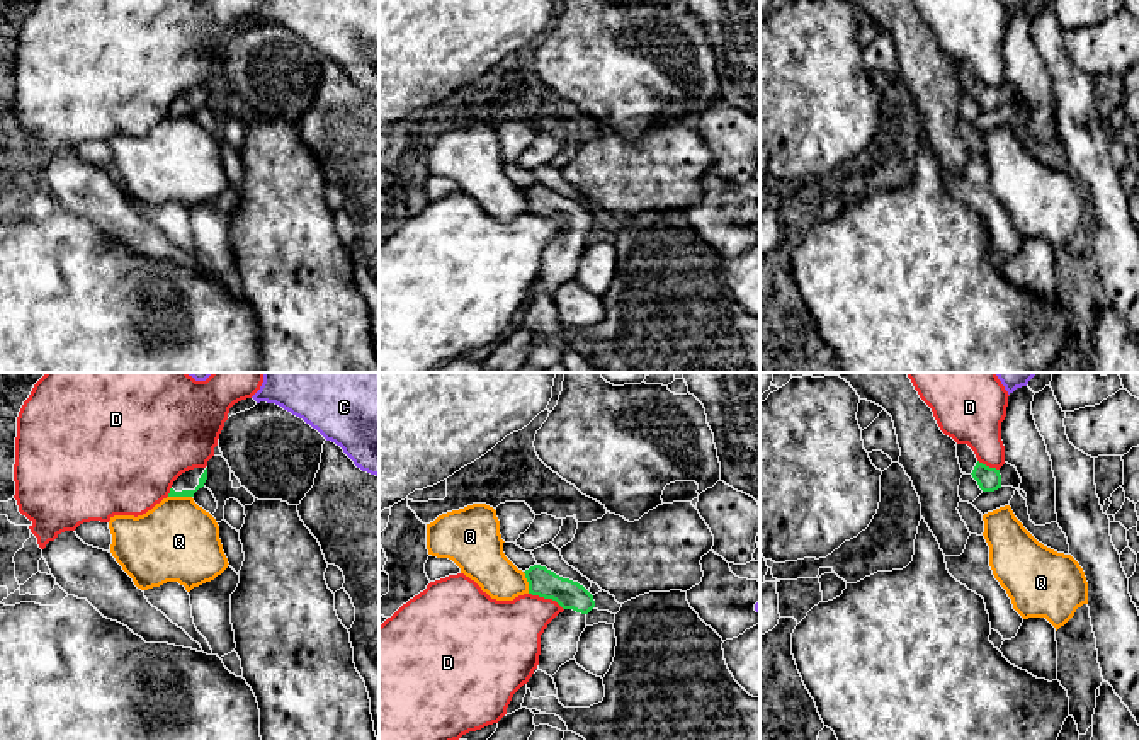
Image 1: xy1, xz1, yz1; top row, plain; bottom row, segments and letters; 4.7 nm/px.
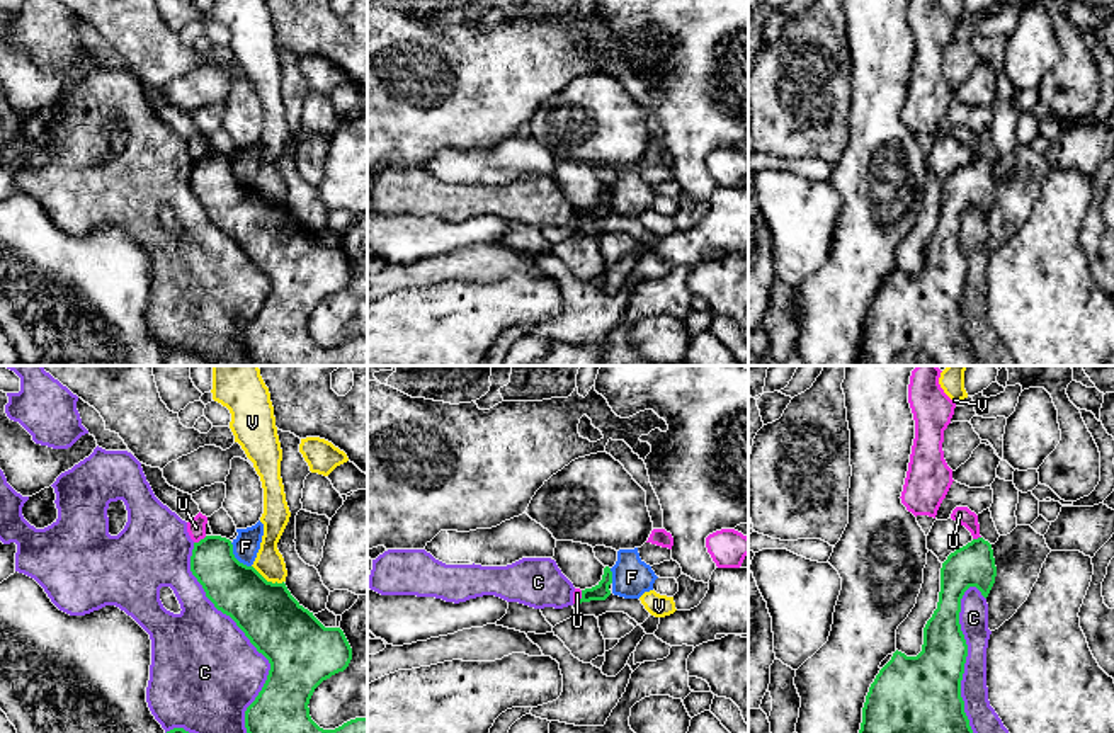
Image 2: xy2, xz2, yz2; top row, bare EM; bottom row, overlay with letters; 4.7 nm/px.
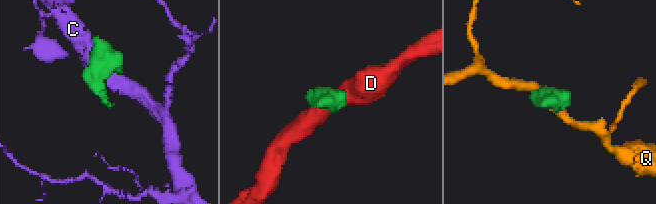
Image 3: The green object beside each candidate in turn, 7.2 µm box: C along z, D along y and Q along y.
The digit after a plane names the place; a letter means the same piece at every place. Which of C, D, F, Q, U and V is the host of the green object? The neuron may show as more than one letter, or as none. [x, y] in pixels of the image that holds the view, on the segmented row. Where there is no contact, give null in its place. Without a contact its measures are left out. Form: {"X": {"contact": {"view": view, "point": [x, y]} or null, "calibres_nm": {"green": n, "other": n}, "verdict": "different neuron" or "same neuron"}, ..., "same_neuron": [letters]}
{"C": {"contact": {"view": "xy2", "point": [245, 635]}, "calibres_nm": {"green": 300, "other": 500}, "verdict": "different neuron"}, "D": {"contact": {"view": "xz1", "point": [546, 597]}, "calibres_nm": {"green": 140, "other": 320}, "verdict": "different neuron"}, "F": {"contact": {"view": "xy2", "point": [235, 558]}, "calibres_nm": {"green": 260, "other": 120}, "verdict": "different neuron"}, "Q": {"contact": {"view": "xy1", "point": [181, 495]}, "calibres_nm": {"green": 40, "other": 380}, "verdict": "different neuron"}, "U": {"contact": {"view": "xy2", "point": [201, 539]}, "calibres_nm": {"green": 240, "other": 90}, "verdict": "different neuron"}, "V": {"contact": {"view": "xy2", "point": [266, 580]}, "calibres_nm": {"green": 300, "other": 140}, "verdict": "different neuron"}, "same_neuron": []}

